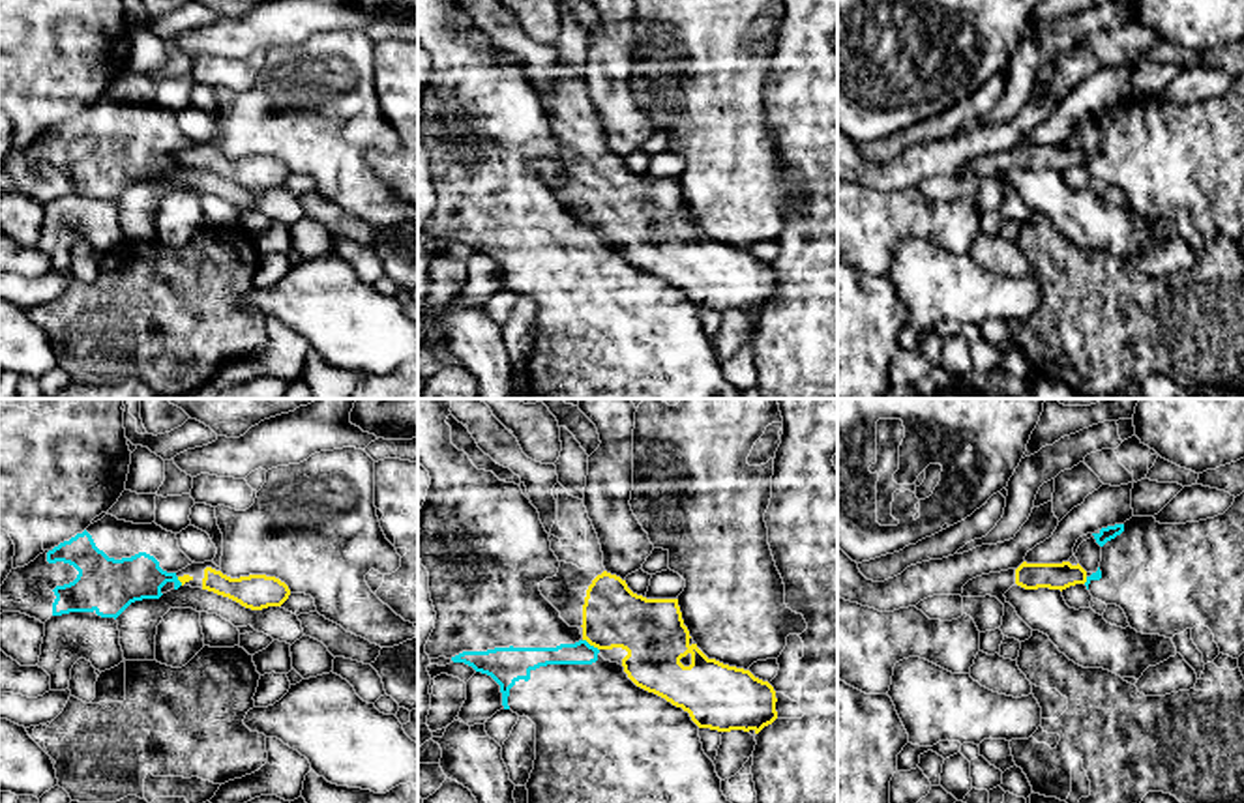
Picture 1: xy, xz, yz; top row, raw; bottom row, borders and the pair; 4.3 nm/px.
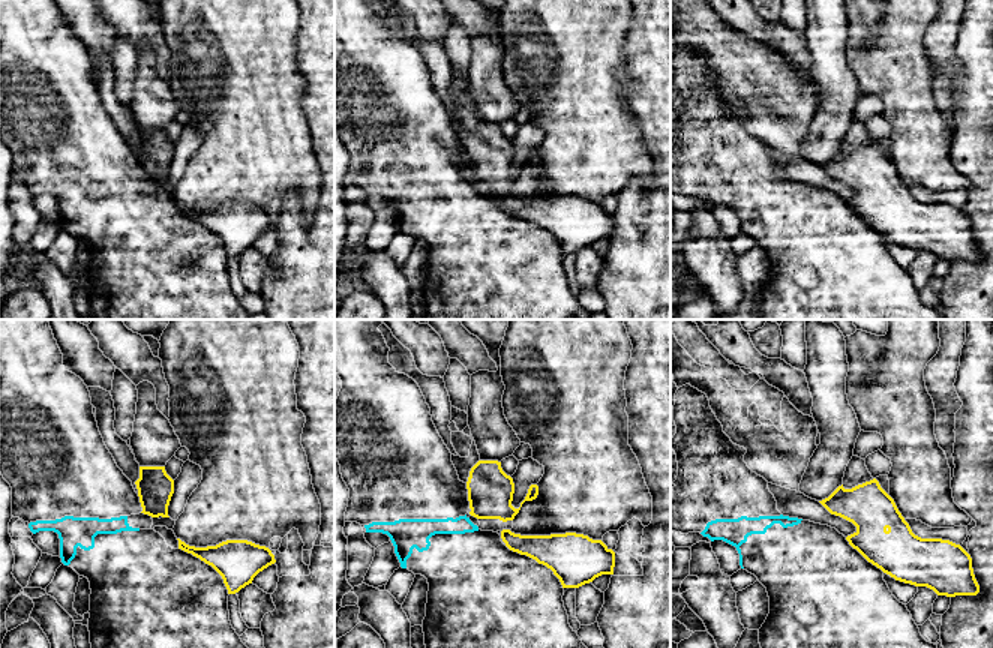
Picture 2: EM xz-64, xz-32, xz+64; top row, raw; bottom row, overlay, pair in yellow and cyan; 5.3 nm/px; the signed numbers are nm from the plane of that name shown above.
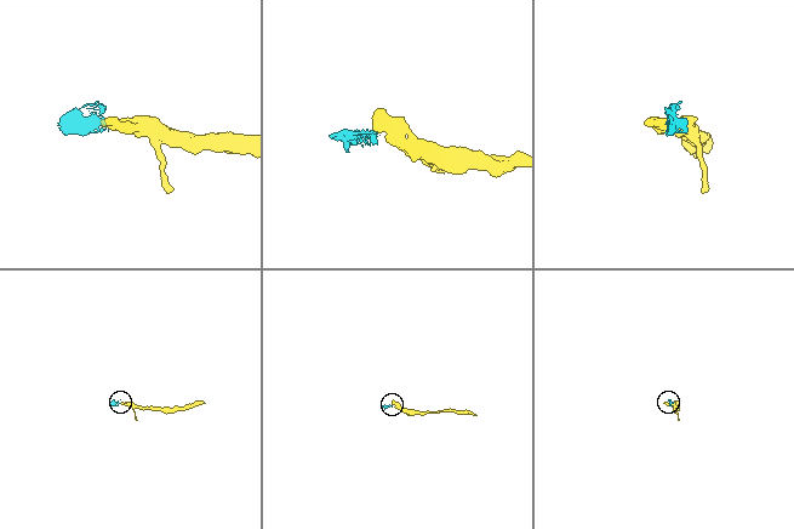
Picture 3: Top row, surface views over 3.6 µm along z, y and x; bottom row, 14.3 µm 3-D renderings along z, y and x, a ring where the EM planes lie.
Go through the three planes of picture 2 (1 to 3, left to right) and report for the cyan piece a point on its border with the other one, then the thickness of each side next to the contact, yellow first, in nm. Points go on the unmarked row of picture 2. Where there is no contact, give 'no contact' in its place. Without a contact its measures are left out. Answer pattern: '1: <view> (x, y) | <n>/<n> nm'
1: no contact
2: no contact
3: no contact

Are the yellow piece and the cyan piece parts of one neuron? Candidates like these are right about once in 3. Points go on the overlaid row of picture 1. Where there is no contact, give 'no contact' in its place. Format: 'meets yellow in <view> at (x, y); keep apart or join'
meets yellow in xz at (591, 644); keep apart

